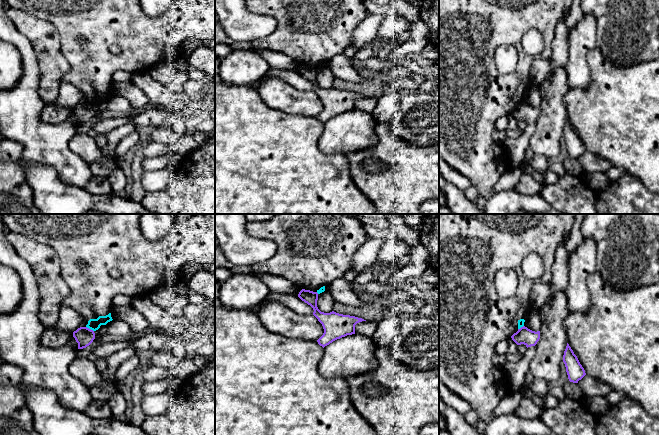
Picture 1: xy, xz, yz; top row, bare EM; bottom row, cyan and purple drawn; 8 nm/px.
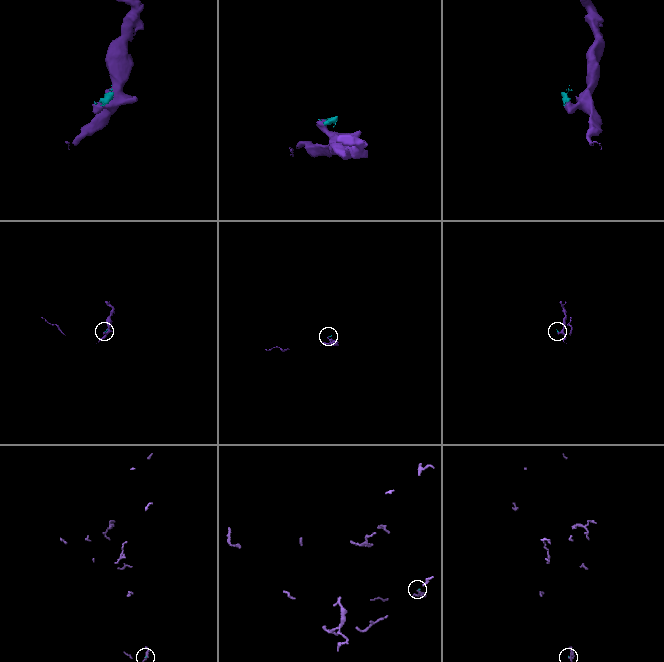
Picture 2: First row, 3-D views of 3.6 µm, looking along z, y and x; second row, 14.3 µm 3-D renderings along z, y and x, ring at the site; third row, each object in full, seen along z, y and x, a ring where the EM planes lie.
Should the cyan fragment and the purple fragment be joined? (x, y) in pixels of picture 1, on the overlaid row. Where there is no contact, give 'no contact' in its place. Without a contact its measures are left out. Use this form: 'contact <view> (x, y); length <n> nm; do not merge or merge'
contact xy (90, 328); length 80 nm; do not merge

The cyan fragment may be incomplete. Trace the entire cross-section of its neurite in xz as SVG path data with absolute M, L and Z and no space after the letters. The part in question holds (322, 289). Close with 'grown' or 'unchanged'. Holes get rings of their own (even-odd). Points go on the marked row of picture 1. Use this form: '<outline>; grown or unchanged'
M275 214L268 221L247 221L245 229L252 237L275 242L278 247L275 256L249 266L235 265L225 256L215 235L215 268L226 268L232 274L261 273L283 277L295 286L318 294L351 270L354 254L369 239L366 226L359 218L346 214Z; grown

